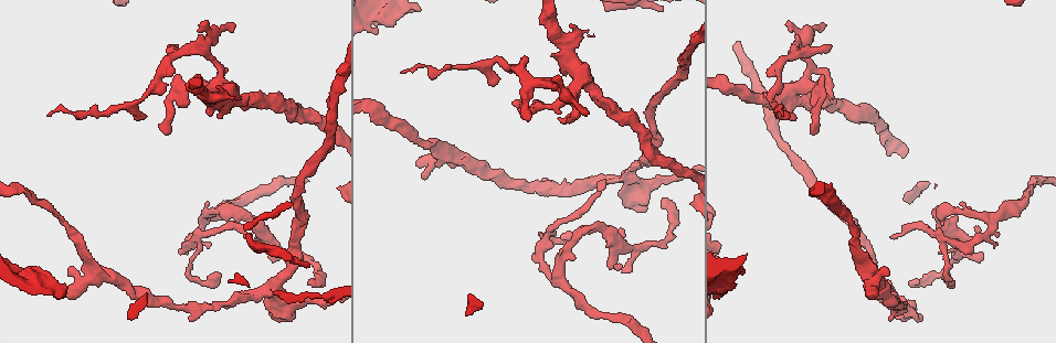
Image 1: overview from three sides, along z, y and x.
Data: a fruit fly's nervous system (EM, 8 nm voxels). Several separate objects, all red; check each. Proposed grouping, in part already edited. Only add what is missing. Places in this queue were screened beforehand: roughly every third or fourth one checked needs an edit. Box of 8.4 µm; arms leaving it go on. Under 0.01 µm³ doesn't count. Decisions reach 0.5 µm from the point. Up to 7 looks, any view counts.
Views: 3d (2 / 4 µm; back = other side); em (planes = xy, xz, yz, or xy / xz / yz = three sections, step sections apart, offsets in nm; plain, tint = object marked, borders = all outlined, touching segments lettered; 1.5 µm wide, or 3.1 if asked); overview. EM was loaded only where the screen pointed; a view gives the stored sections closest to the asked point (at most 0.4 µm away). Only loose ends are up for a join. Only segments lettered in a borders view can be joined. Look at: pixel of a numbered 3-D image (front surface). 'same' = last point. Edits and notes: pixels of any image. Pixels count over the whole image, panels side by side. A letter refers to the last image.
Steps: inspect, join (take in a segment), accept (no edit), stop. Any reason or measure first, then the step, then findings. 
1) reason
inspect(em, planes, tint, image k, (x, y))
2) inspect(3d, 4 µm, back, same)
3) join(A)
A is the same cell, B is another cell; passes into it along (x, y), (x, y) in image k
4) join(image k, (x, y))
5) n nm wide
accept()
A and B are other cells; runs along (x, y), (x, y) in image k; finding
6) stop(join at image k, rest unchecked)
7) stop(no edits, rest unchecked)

thin end
inspect(3d, 2 µm, image 1, (252, 236))

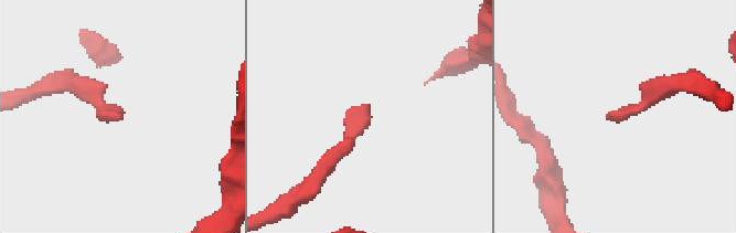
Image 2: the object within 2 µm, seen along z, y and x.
inspect(em, planes, borders, image 2, (123, 115))

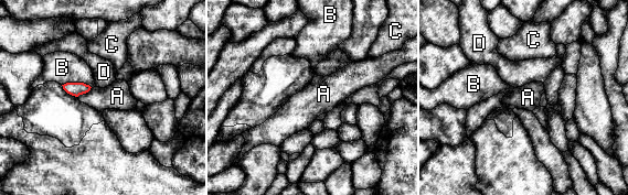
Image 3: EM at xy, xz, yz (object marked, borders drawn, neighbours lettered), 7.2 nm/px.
accept()
A, B, C and D are other cells; border along (91, 87), (77, 97) in image 3; none of them fits

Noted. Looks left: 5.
thin end
inspect(3d, 2 µm, image 1, (996, 244))

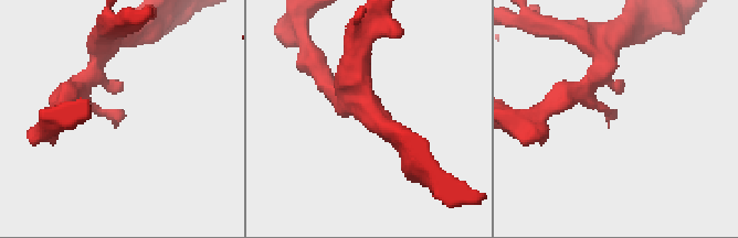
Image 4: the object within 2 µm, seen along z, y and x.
arms of 180, 190 nm; now the EM
inspect(em, planes, borders, image 4, (613, 116))

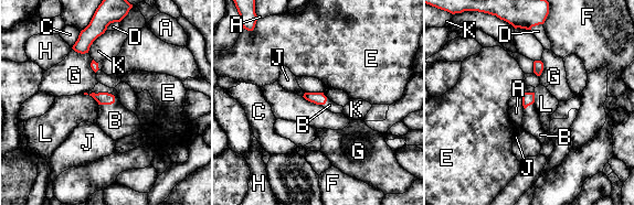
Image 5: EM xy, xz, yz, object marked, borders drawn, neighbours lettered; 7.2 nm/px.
B touches over 220 nm
join(image 5, (115, 120))
B is the same cell, A, C, D, E, F, G, H, J, K and L are other cells; it goes on there

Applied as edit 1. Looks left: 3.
inspect(overview)

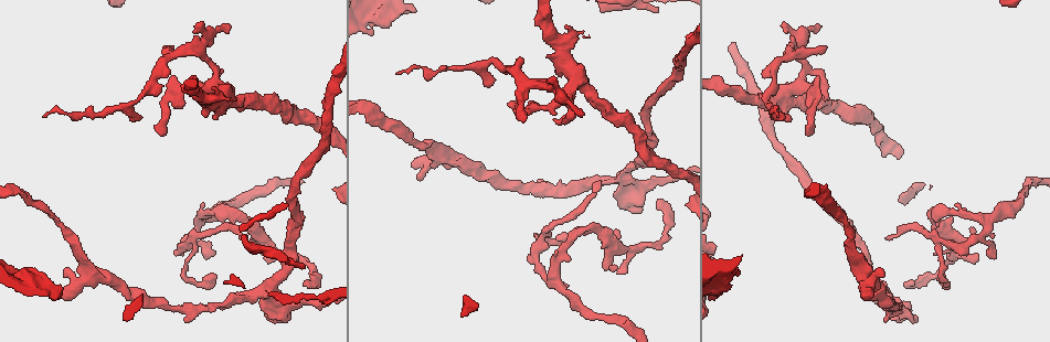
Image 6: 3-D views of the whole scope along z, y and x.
free end
inspect(em, planes, plain, image 6, (559, 74))

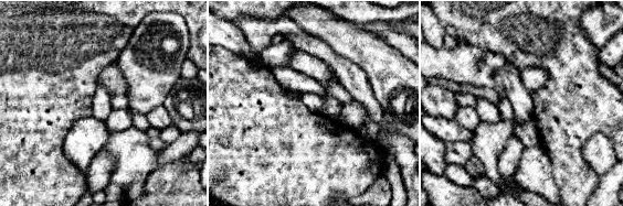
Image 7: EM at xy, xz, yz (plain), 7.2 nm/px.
what lies round it
inspect(em, planes, borders, same)

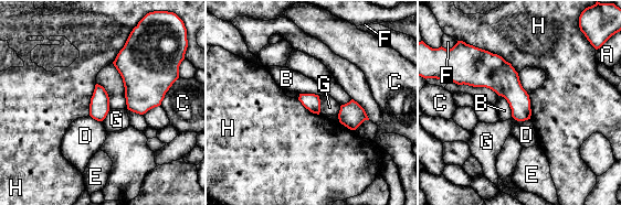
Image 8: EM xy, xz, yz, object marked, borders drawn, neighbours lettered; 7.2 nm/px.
accept()
A, B, C, D, E, F, G and H are other cells; border along (475, 46), (501, 55), (517, 73) in image 8; no lettered segment goes on from it

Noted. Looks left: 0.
stop(join at image 5, rest unchecked)

